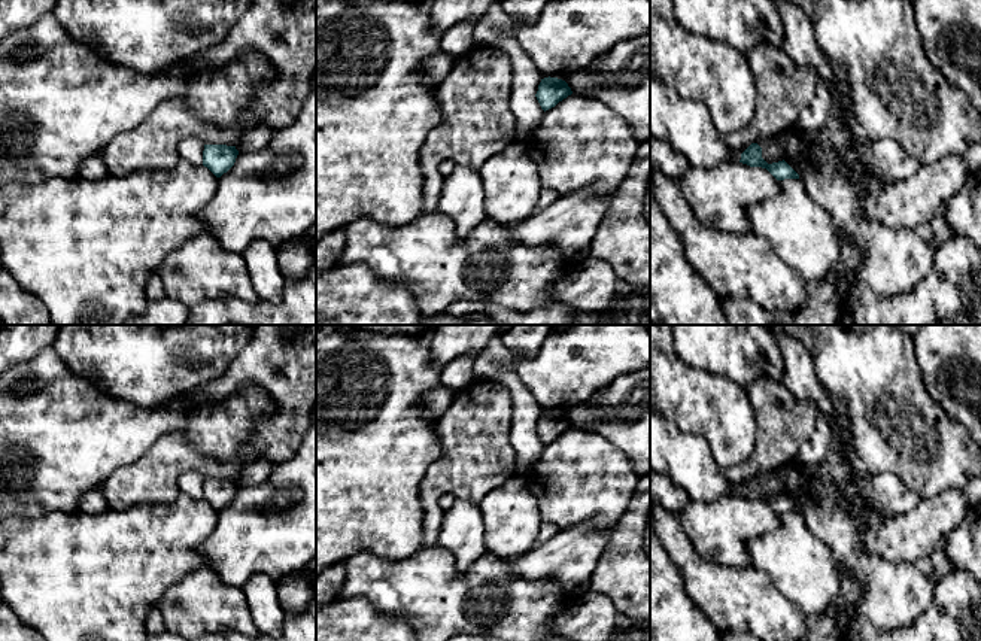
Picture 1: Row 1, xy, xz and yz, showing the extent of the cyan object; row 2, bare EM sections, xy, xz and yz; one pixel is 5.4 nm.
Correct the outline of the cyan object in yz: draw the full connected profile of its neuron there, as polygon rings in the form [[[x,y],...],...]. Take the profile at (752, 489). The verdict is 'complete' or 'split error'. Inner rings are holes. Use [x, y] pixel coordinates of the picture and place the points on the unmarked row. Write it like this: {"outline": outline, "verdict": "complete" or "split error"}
{"outline": [[[751,477],[742,487],[739,496],[750,501],[766,502],[777,514],[799,513],[799,508],[783,493],[768,498],[762,492],[762,481],[757,477]]], "verdict": "complete"}

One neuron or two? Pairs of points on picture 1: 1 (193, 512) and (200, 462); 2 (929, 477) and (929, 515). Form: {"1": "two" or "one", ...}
{"1": "two", "2": "two"}

